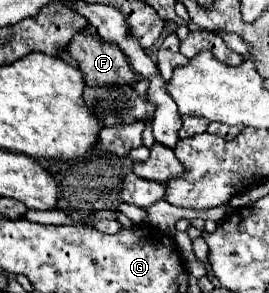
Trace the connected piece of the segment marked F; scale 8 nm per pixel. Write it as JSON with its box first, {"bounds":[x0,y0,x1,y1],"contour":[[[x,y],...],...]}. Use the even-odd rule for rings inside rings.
{"bounds":[66,30,136,84],"contour":[[[84,30],[74,34],[66,52],[78,62],[84,82],[94,84],[136,84],[136,74],[130,68],[124,52],[100,36],[90,36]]]}

